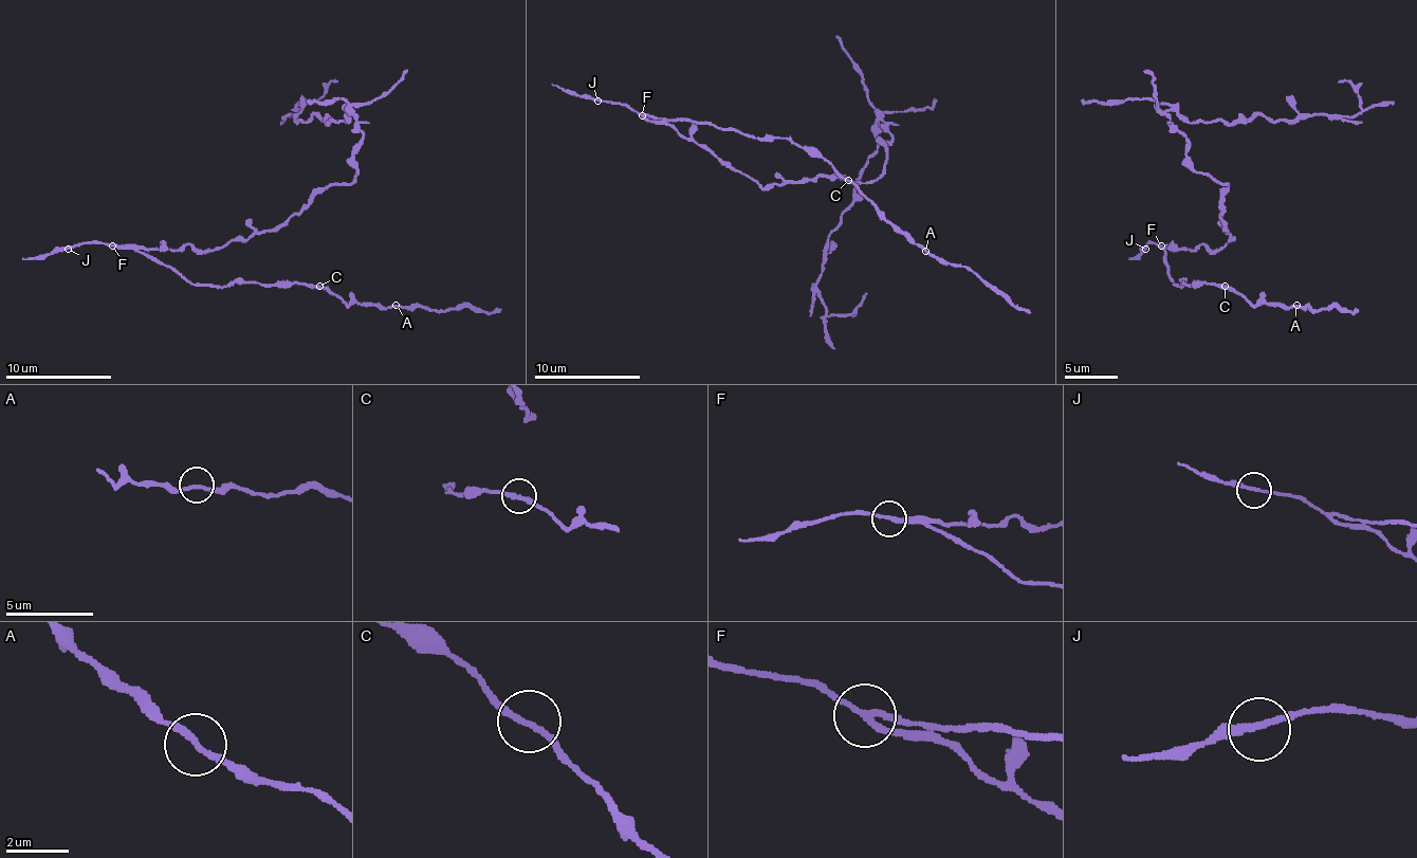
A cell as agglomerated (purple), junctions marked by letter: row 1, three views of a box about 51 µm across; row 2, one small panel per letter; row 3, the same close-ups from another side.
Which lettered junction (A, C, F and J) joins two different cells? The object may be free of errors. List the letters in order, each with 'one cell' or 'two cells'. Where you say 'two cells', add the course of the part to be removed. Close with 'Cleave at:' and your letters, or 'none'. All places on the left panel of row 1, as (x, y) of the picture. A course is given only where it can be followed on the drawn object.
A: one cell
C: one cell
F: two cells; foreign part runs (113, 247), (210, 252), (348, 185), (362, 135), (351, 114), (288, 116), (337, 83)
J: one cell
Cleave at: F

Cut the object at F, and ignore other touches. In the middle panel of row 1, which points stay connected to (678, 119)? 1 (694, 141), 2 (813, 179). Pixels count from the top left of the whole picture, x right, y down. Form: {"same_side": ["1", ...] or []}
{"same_side": []}

